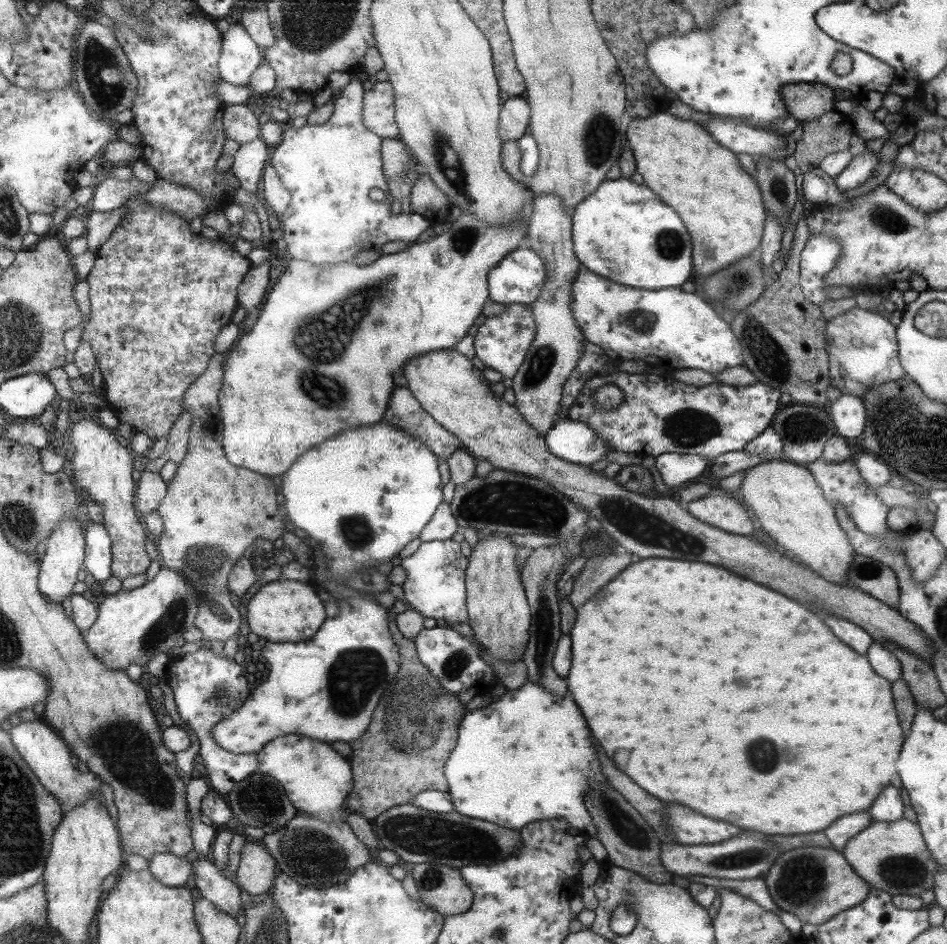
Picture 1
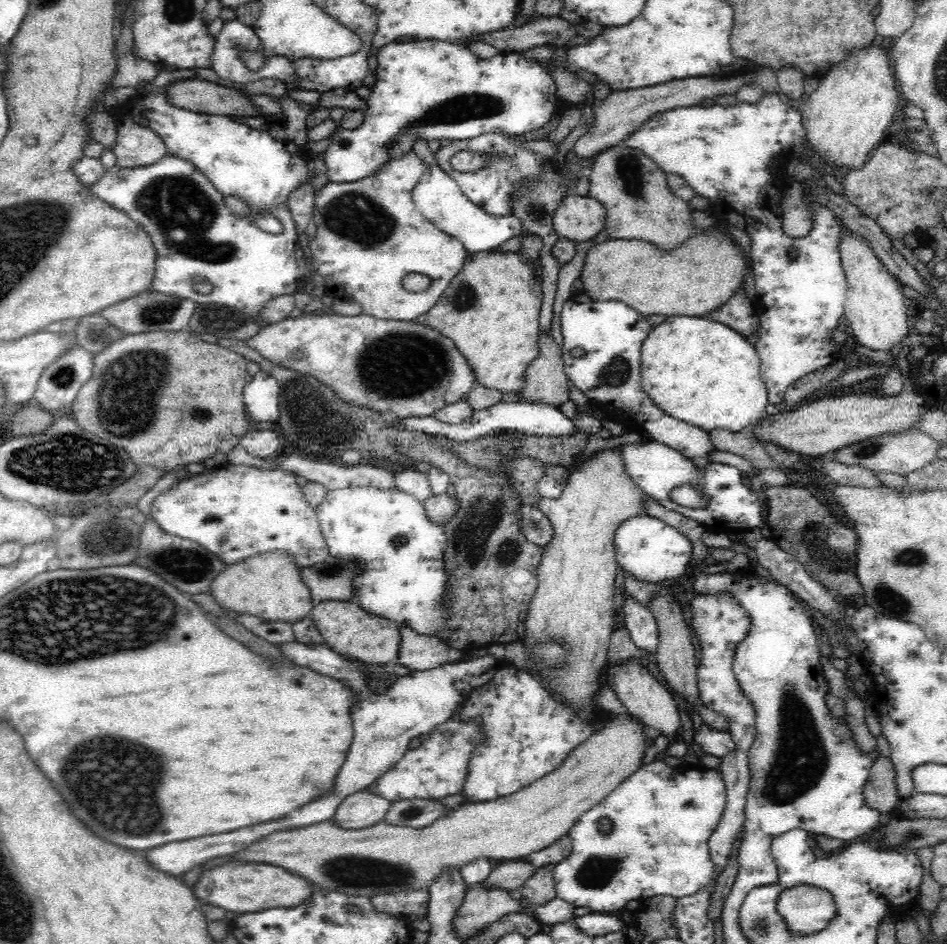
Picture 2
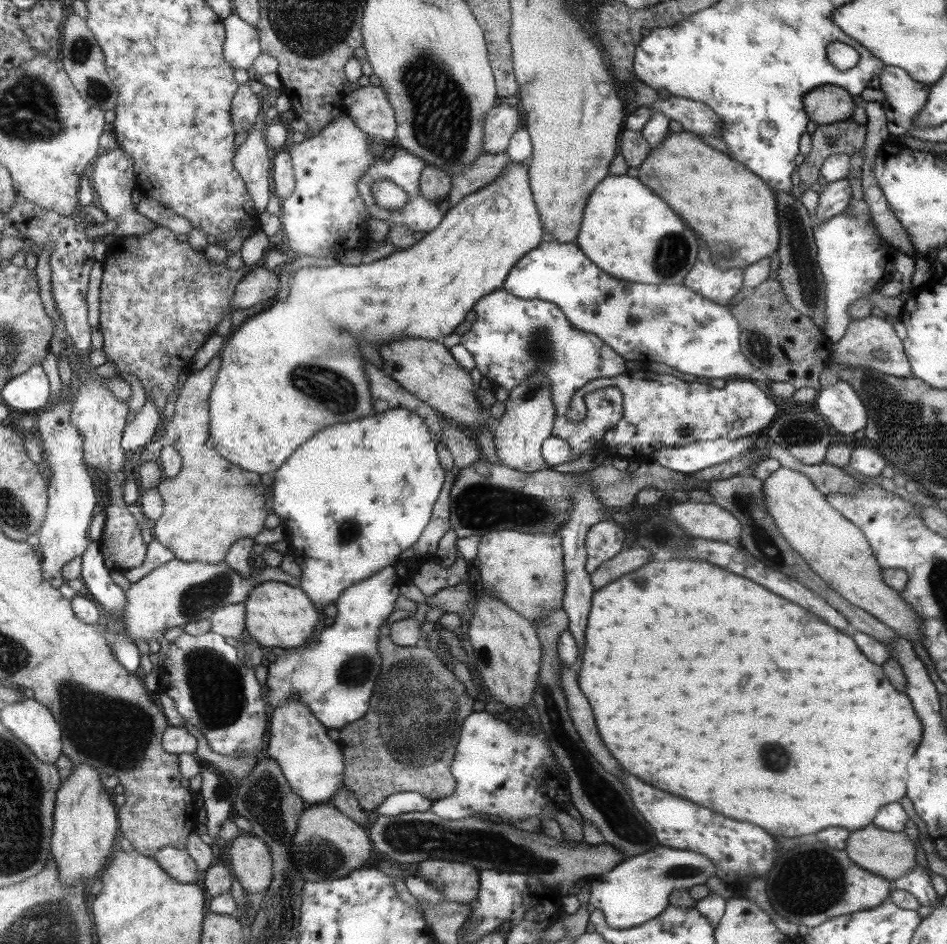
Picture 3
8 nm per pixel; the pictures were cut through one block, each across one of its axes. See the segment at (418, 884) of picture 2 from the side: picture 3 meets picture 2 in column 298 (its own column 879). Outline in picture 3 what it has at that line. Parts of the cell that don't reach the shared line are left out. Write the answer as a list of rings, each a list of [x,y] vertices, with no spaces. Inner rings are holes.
[[[869,824],[867,828],[850,832],[849,839],[846,843],[847,856],[854,861],[854,864],[866,872],[873,873],[875,876],[882,877],[887,881],[897,881],[907,875],[915,867],[915,846],[913,842],[901,832],[887,832],[875,828]]]

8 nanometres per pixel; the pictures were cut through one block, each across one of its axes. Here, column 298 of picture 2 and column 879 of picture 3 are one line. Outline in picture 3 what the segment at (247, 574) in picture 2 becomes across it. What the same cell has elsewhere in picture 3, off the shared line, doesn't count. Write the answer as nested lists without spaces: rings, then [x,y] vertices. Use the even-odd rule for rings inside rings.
[[[777,468],[762,480],[762,497],[779,534],[788,545],[849,604],[874,616],[881,624],[892,628],[898,637],[921,642],[920,618],[907,607],[907,602],[882,580],[881,568],[874,559],[870,545],[861,529],[829,504],[809,477],[799,471]]]

